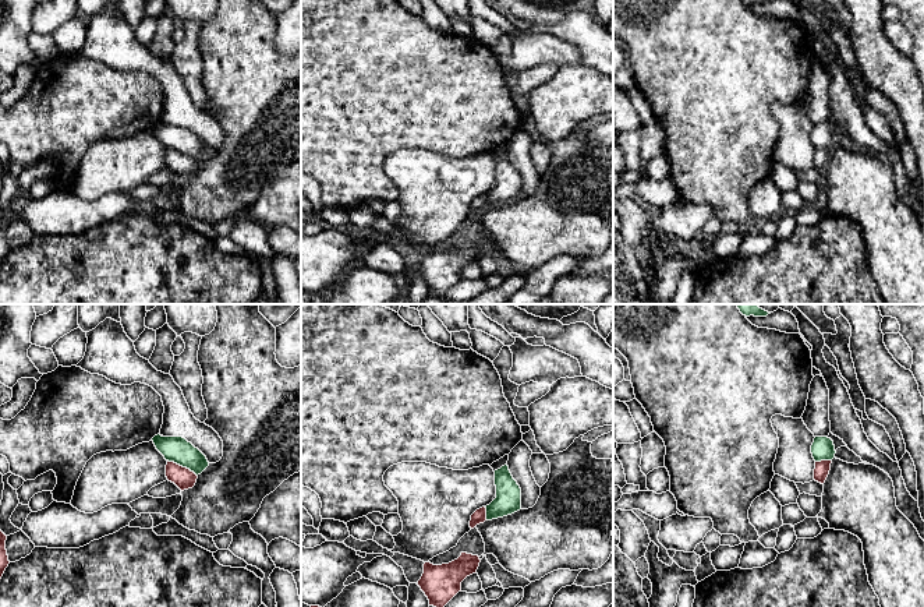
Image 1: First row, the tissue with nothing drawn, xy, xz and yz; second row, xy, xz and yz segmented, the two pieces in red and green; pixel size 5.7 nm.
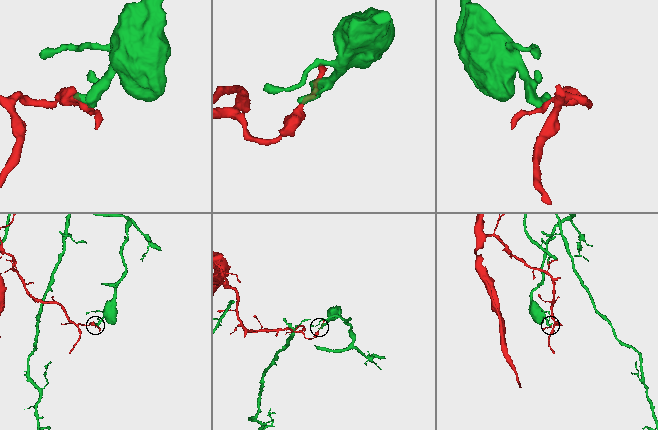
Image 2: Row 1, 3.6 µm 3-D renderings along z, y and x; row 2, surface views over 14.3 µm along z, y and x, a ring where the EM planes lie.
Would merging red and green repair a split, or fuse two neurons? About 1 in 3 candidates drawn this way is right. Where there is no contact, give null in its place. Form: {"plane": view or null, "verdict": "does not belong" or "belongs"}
{"plane": "xy", "verdict": "does not belong"}

